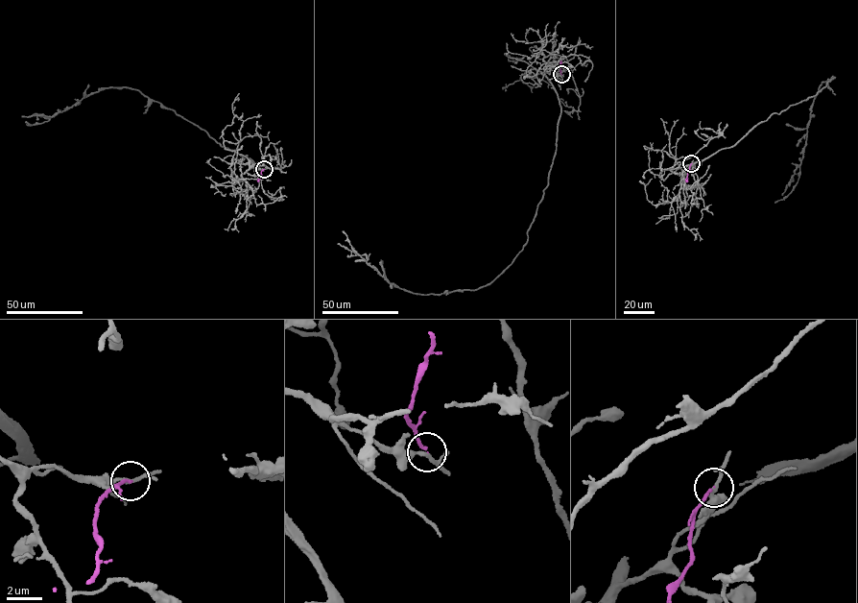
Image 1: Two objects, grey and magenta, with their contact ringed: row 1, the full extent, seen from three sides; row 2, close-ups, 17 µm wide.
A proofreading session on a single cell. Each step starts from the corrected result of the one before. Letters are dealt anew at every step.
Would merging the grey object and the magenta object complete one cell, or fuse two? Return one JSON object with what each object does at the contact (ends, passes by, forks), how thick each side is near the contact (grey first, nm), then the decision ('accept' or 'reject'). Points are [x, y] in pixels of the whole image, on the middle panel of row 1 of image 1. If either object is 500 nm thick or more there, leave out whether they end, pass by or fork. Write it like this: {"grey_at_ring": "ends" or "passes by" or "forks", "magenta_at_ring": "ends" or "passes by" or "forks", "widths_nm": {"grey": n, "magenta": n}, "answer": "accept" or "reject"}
{"grey_at_ring": "passes by", "magenta_at_ring": "ends", "widths_nm": {"grey": 190, "magenta": 150}, "answer": "reject"}

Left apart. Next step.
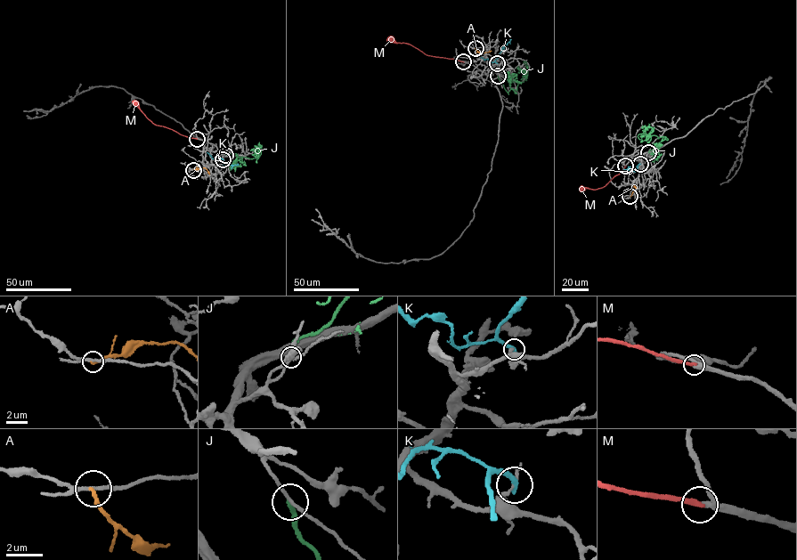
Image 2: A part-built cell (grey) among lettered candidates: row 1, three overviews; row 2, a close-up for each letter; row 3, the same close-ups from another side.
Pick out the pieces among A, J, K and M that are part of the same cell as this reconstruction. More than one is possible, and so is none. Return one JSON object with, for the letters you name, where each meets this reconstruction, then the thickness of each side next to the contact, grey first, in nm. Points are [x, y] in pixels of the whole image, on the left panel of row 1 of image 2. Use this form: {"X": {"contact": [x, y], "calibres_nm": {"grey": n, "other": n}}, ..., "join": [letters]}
{"join": []}

